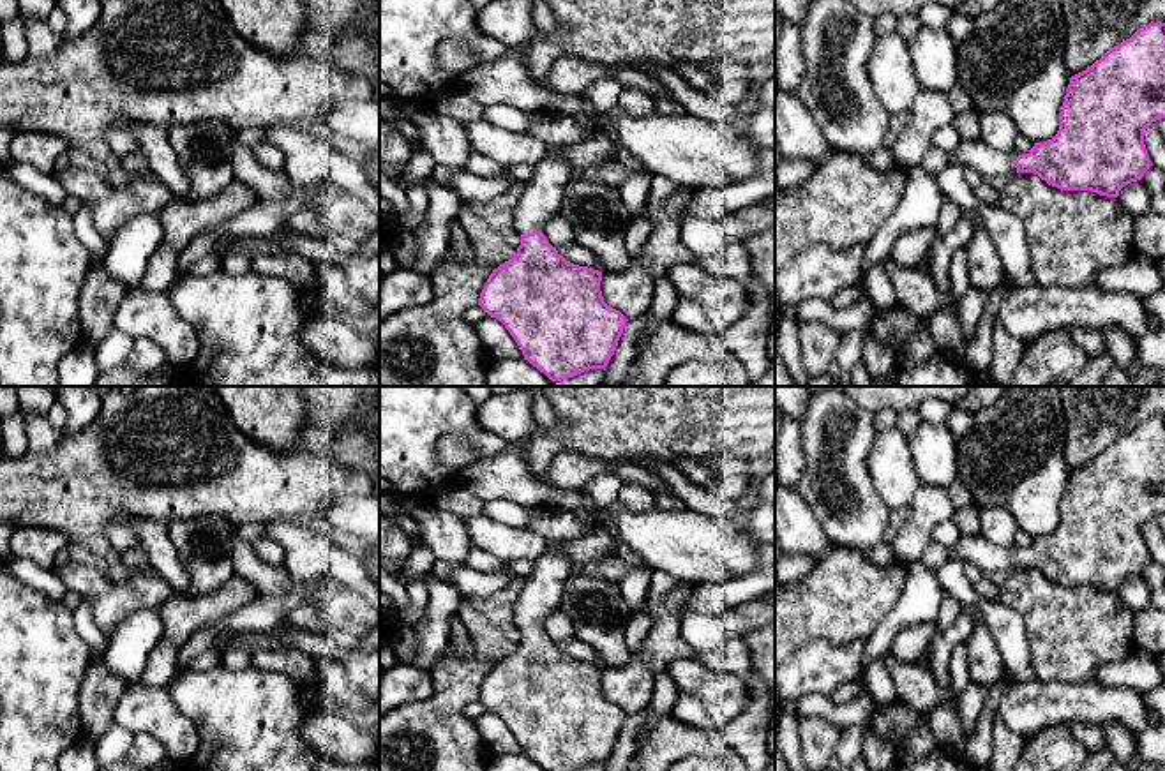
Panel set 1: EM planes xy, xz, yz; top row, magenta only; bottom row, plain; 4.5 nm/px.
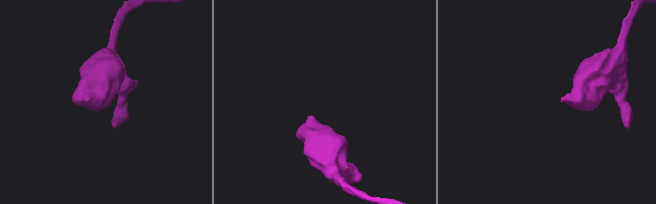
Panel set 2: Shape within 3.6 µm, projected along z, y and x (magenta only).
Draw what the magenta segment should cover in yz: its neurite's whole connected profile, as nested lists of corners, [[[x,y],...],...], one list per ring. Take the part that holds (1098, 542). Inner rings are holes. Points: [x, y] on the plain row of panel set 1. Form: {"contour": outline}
{"contour": [[[1149,418],[1070,473],[1059,526],[1052,535],[1034,538],[1026,550],[1003,549],[981,535],[962,535],[948,550],[948,565],[969,563],[985,575],[1003,577],[1015,568],[1034,568],[1061,586],[1091,586],[1117,593],[1124,580],[1142,575],[1153,561],[1144,526],[1161,513],[1165,513],[1165,418]]]}

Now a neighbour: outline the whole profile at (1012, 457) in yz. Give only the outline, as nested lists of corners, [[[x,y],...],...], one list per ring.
[[[1008,386],[994,406],[973,415],[969,432],[957,439],[958,480],[981,508],[1006,508],[1033,538],[1052,535],[1059,526],[1070,469],[1066,464],[1066,411],[1059,386]]]

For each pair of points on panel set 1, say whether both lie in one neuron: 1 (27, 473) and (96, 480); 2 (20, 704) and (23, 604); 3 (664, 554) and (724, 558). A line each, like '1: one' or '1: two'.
1: one
2: one
3: one

